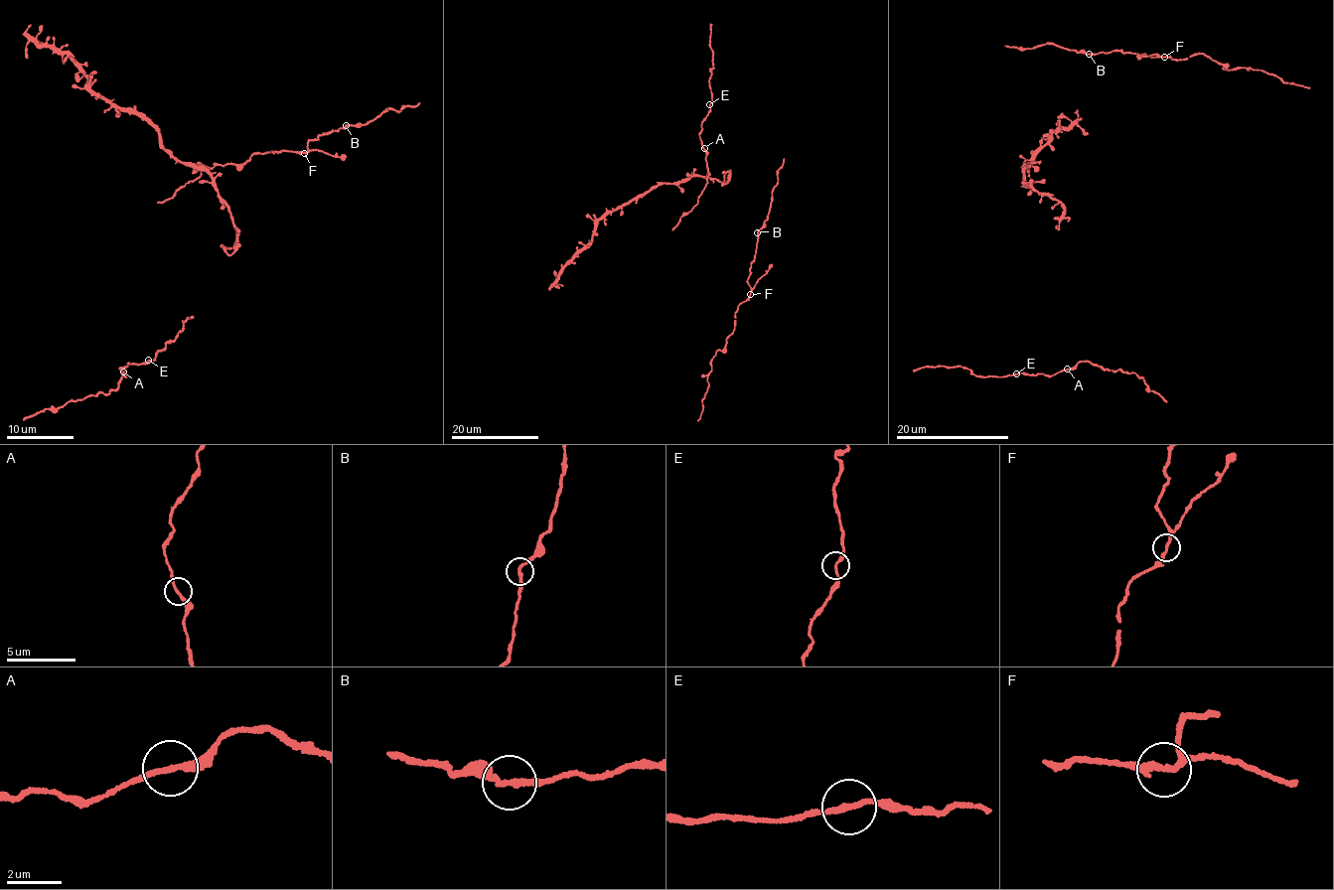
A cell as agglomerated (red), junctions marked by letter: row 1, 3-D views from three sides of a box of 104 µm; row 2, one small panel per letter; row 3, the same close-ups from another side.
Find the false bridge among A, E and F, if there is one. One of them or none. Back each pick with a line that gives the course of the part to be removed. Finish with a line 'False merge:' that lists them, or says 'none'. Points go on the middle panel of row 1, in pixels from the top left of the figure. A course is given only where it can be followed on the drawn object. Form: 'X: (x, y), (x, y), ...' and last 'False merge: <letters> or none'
False merge: none

